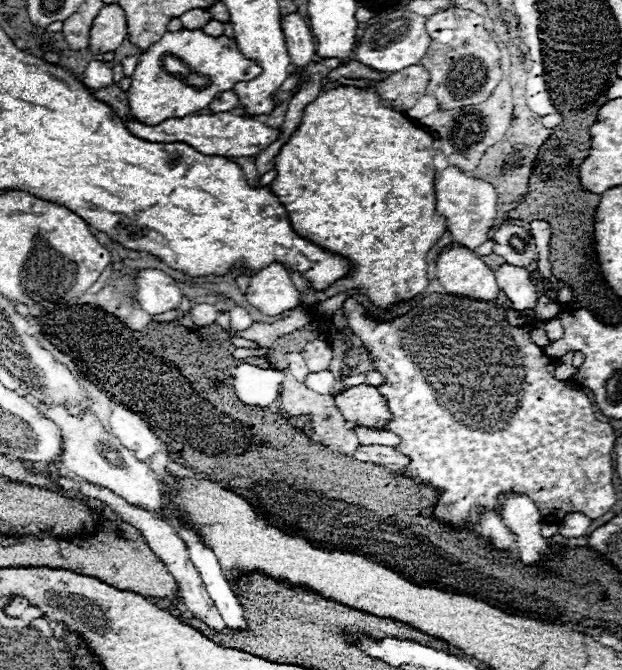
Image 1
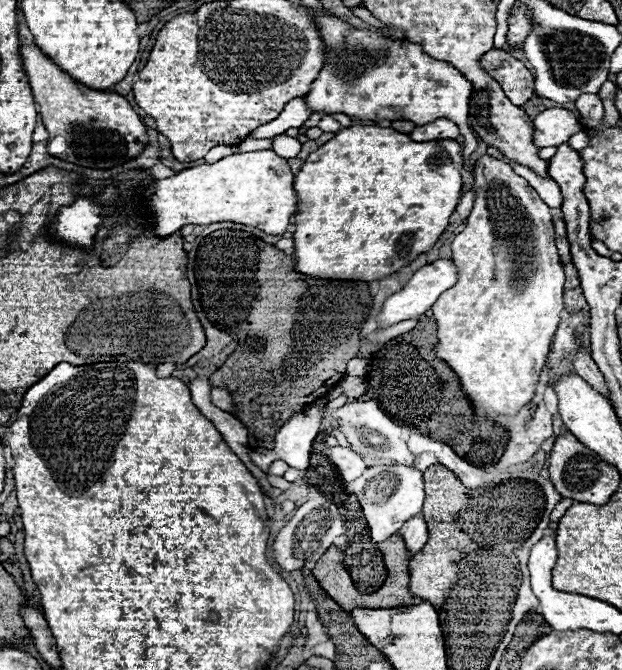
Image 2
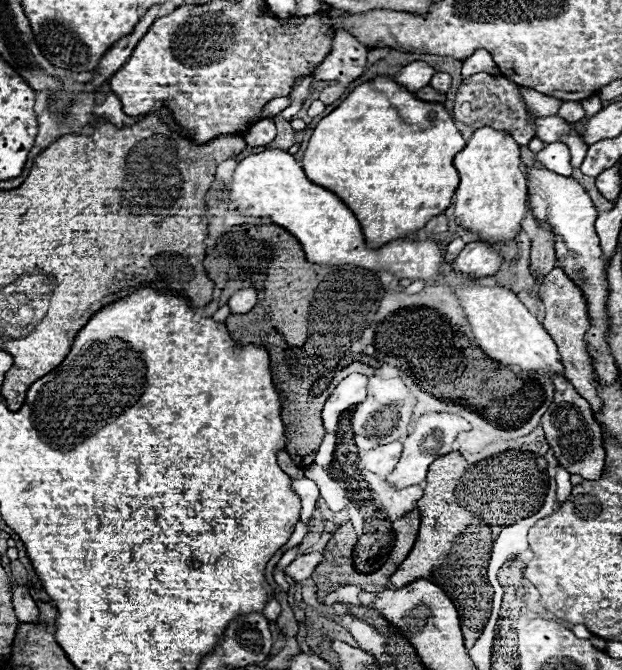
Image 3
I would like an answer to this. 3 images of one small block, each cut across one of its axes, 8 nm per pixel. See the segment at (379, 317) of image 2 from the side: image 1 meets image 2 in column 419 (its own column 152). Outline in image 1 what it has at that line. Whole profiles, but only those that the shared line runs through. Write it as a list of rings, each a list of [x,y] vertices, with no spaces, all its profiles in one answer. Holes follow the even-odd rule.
[[[142,270],[136,276],[136,286],[136,300],[140,308],[150,316],[176,310],[182,302],[182,290],[176,286],[174,278],[162,270]]]

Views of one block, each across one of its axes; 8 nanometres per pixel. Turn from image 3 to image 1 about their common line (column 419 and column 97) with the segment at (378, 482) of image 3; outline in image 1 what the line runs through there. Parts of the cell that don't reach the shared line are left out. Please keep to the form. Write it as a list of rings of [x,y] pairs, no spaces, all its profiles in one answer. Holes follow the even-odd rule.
[[[62,476],[62,478],[54,478],[52,482],[54,482],[56,486],[60,486],[62,490],[72,490],[72,496],[74,496],[74,494],[84,494],[84,496],[88,496],[88,498],[96,498],[96,500],[104,502],[104,506],[112,508],[112,512],[118,514],[124,522],[128,522],[128,524],[132,524],[134,528],[138,528],[140,534],[144,536],[144,540],[148,542],[148,546],[152,548],[152,552],[164,562],[164,566],[168,568],[168,572],[174,576],[176,586],[178,586],[178,598],[180,598],[180,602],[182,602],[182,606],[188,608],[196,618],[200,618],[202,622],[206,622],[210,628],[214,628],[214,630],[218,630],[218,632],[226,628],[226,624],[224,624],[222,616],[218,614],[218,610],[216,610],[212,598],[210,598],[208,592],[206,592],[204,582],[200,580],[198,570],[194,568],[194,564],[192,564],[190,558],[188,558],[188,550],[186,550],[184,542],[178,538],[178,534],[174,532],[174,528],[172,528],[166,520],[160,520],[160,518],[156,518],[154,514],[150,514],[150,512],[146,512],[146,510],[140,510],[140,508],[136,508],[136,506],[124,502],[124,498],[112,494],[110,490],[104,490],[104,488],[100,488],[100,486],[92,486],[92,484],[84,482],[84,480],[78,480],[78,478]]]

